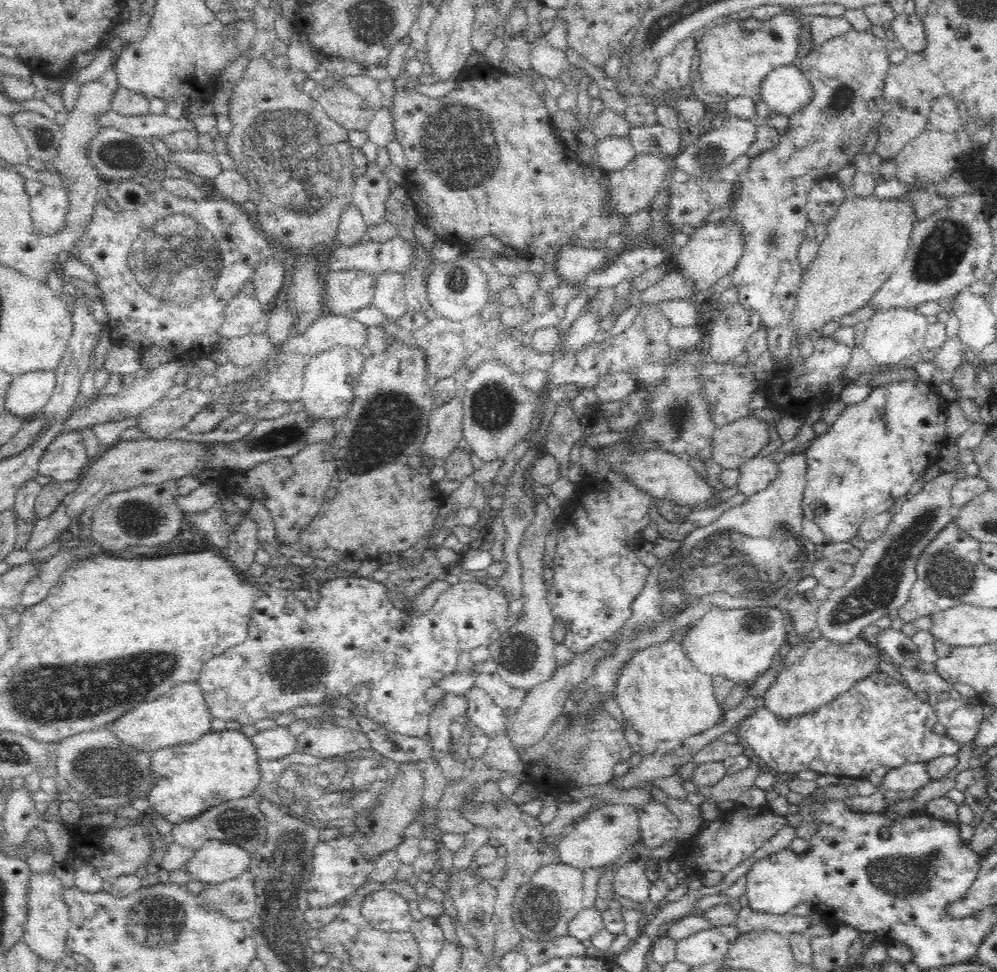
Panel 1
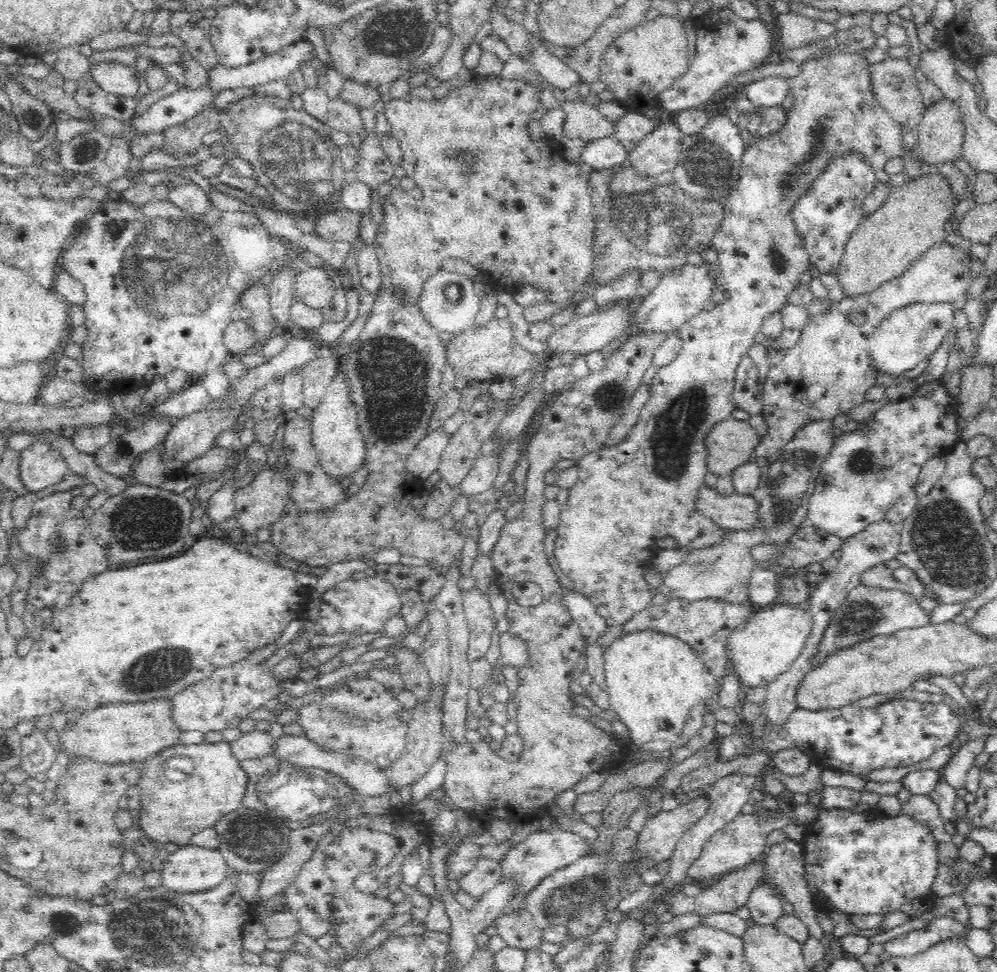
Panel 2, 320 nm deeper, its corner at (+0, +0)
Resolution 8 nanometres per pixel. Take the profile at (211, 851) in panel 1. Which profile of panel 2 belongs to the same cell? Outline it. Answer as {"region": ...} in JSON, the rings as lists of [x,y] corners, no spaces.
{"region":[[[184,845],[163,866],[164,886],[170,891],[200,892],[218,886],[232,869],[218,848]]]}

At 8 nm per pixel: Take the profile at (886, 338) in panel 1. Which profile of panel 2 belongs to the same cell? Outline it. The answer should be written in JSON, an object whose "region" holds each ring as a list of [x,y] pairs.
{"region":[[[914,303],[890,312],[890,316],[882,320],[880,328],[874,334],[876,340],[870,350],[874,368],[897,377],[929,358],[953,326],[954,312],[951,303]]]}

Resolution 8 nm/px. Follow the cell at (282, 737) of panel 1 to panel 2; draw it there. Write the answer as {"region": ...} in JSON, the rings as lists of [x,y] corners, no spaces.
{"region":[[[255,729],[245,732],[240,738],[231,742],[232,752],[241,760],[270,756],[275,751],[277,739],[270,730],[260,731]]]}

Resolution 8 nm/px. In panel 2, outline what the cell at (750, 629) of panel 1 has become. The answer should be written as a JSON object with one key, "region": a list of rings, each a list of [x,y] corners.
{"region":[[[779,603],[749,615],[724,638],[724,655],[727,656],[728,671],[739,679],[744,689],[766,686],[788,670],[797,654],[800,654],[810,632],[811,620],[810,611],[806,606]]]}

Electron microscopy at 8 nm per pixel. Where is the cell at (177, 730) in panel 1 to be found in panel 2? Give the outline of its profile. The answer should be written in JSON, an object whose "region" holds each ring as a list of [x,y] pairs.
{"region":[[[152,699],[141,703],[112,703],[102,708],[79,715],[75,724],[69,724],[59,733],[66,752],[73,756],[88,757],[98,762],[129,763],[145,762],[156,756],[160,750],[180,744],[181,726],[173,719],[171,699]]]}

